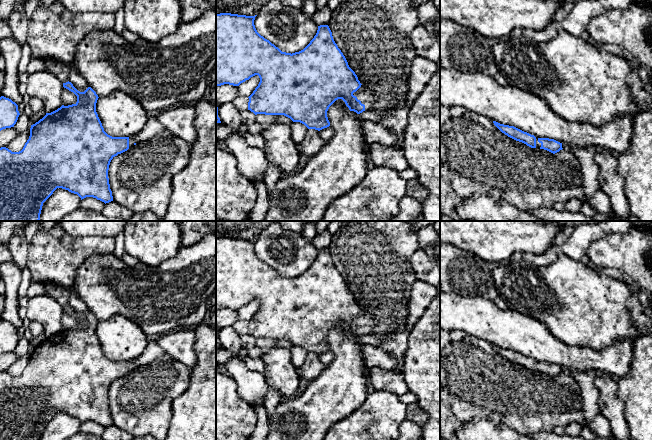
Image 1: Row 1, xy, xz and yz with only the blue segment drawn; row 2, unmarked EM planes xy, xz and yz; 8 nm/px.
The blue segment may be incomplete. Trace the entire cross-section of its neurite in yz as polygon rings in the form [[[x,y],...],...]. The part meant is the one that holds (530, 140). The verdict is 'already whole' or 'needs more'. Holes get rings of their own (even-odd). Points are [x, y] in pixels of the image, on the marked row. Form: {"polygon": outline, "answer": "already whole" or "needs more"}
{"polygon": [[[493,121],[494,125],[508,137],[522,142],[531,148],[540,148],[547,150],[553,154],[562,150],[562,143],[549,138],[538,138],[534,135],[531,135],[527,132],[524,132],[514,126],[500,124],[496,121]]], "answer": "needs more"}

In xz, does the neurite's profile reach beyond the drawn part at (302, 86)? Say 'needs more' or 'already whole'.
needs more

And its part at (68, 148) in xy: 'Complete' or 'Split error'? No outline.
Split error

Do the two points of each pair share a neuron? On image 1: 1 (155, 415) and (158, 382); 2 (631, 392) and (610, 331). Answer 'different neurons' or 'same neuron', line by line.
1: same neuron
2: different neurons

